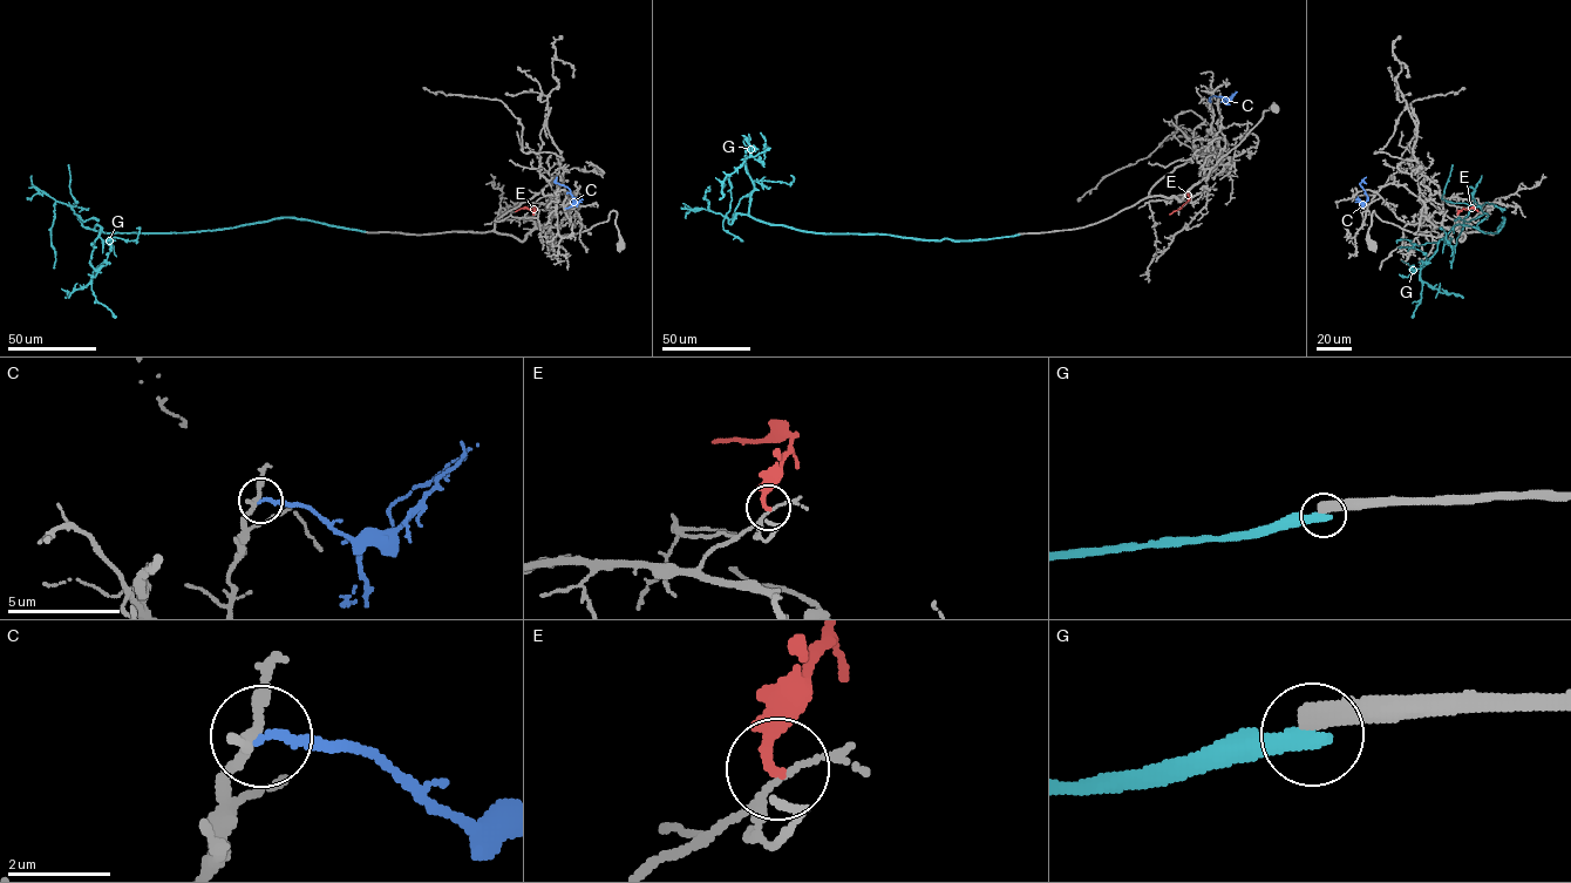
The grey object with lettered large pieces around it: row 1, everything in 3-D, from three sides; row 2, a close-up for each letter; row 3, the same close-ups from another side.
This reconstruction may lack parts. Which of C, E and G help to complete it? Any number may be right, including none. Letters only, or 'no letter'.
no letter

